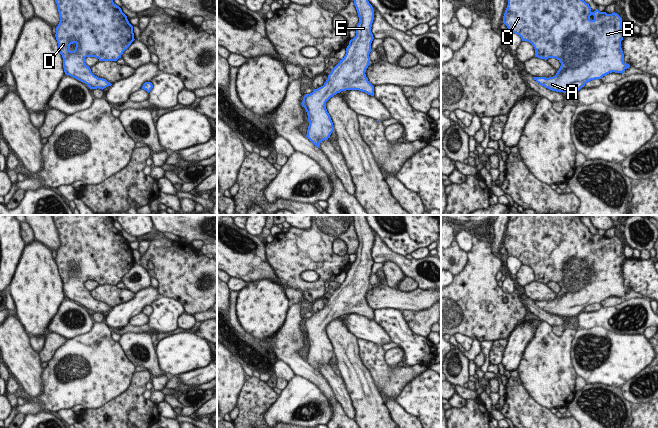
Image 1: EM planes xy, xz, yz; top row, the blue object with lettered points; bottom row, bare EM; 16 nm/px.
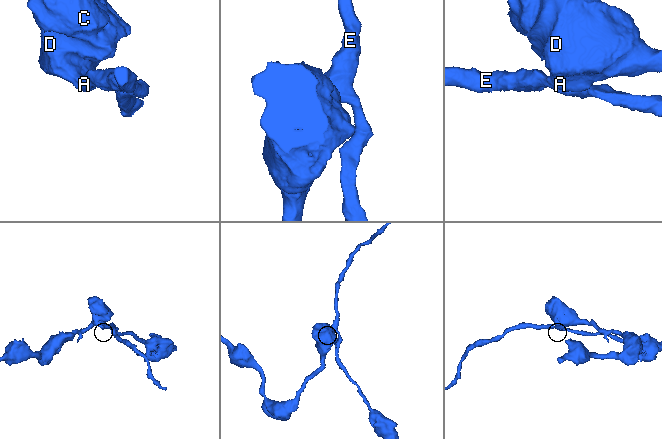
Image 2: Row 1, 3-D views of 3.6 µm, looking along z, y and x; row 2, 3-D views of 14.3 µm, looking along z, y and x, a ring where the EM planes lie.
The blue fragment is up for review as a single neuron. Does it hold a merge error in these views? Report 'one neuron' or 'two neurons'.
one neuron

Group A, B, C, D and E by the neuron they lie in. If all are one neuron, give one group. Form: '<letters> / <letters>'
A B C D E

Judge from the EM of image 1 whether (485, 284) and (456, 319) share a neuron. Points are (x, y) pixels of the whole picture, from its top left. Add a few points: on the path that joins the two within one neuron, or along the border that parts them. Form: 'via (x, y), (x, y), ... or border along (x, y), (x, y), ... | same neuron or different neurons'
via (476, 293), (474, 299), (463, 310) | same neuron

